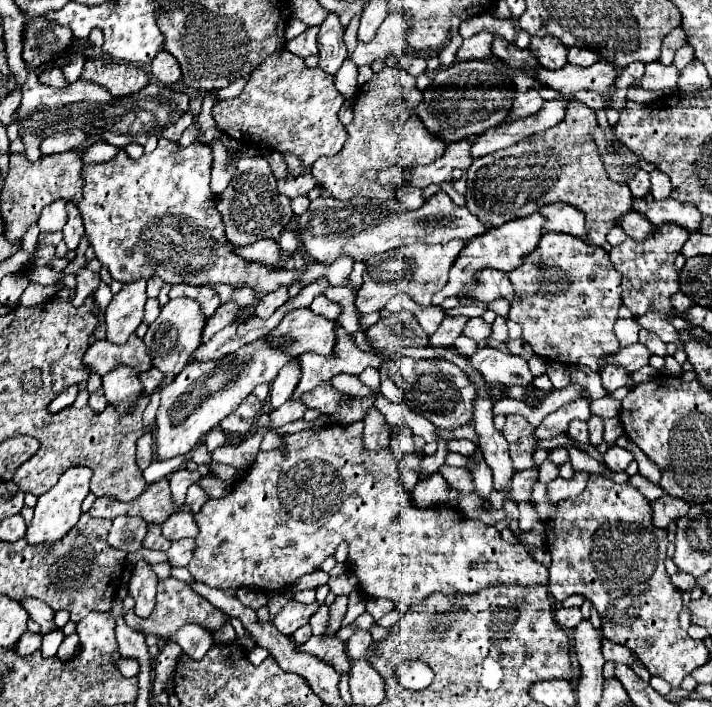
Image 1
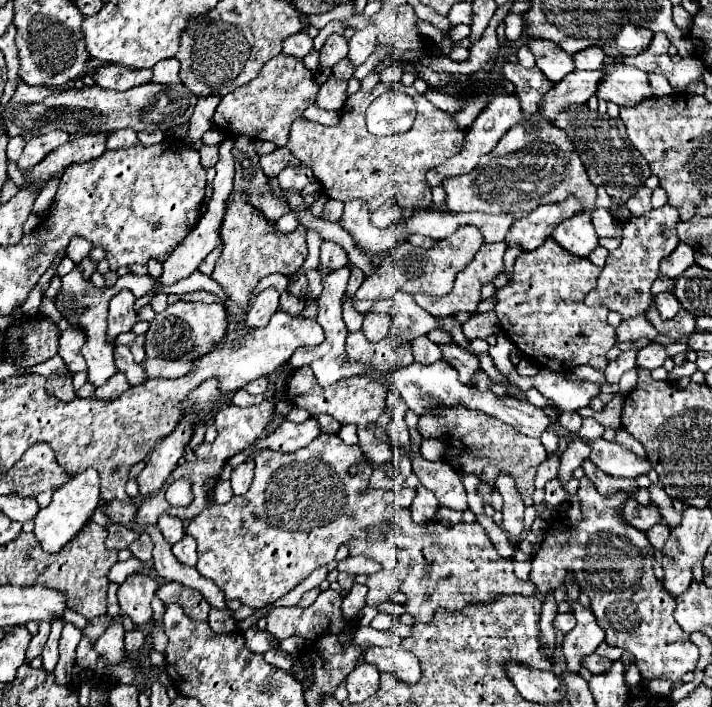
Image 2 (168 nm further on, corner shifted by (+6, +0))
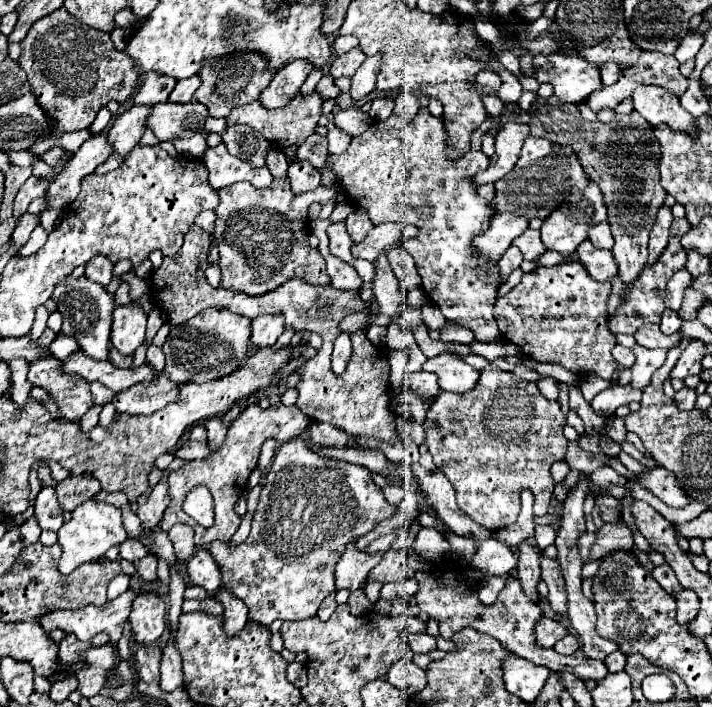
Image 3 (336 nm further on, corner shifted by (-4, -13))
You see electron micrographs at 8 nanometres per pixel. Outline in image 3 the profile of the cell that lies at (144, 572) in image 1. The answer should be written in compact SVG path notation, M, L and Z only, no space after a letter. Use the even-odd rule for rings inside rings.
M140 592L134 598L130 624L134 640L154 644L166 630L166 602L156 592Z

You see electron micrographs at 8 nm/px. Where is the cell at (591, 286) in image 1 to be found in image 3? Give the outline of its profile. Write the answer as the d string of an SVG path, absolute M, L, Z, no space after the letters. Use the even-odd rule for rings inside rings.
M564 262L522 274L522 282L496 300L494 318L502 336L520 346L528 358L560 364L572 374L590 370L610 380L618 370L618 362L612 358L616 338L606 328L610 294L612 286L590 280L580 262Z

